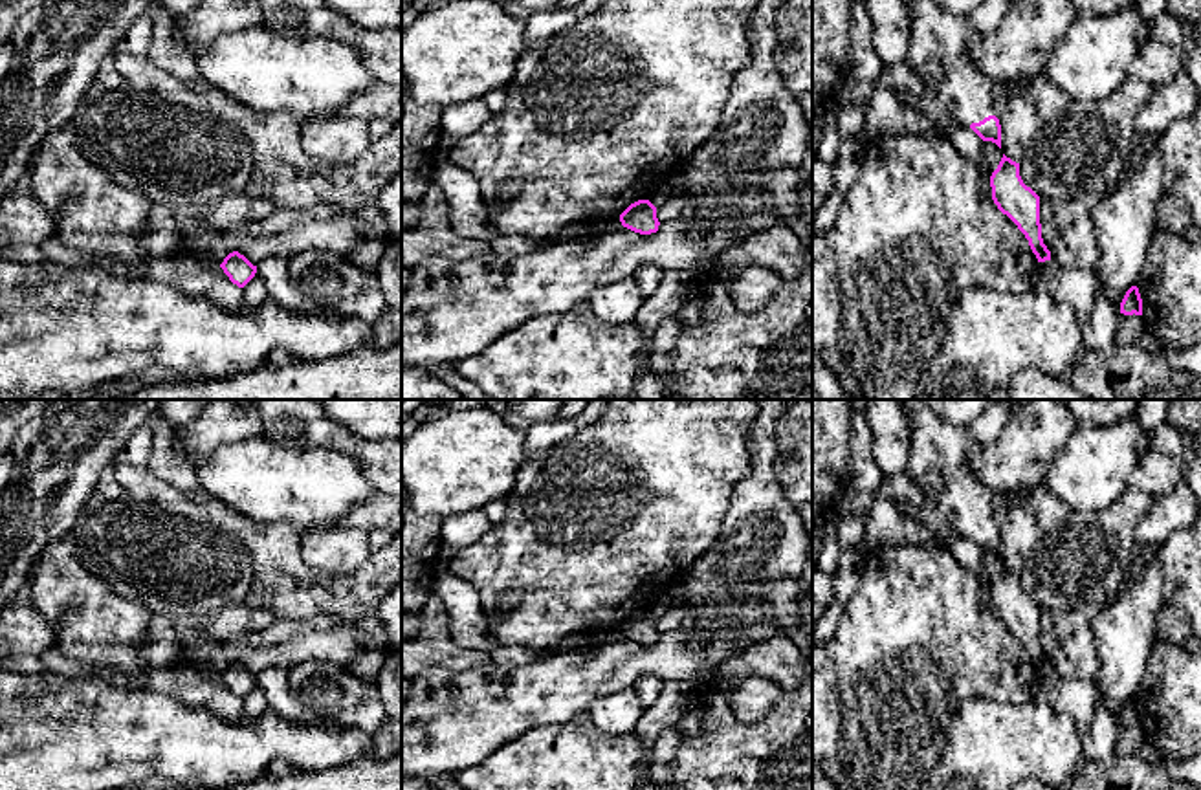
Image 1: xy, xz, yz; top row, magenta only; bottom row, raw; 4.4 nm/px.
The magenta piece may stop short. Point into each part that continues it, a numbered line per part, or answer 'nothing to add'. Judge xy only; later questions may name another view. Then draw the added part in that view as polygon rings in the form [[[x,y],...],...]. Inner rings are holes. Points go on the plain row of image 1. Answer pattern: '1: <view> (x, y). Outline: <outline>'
nothing to add

